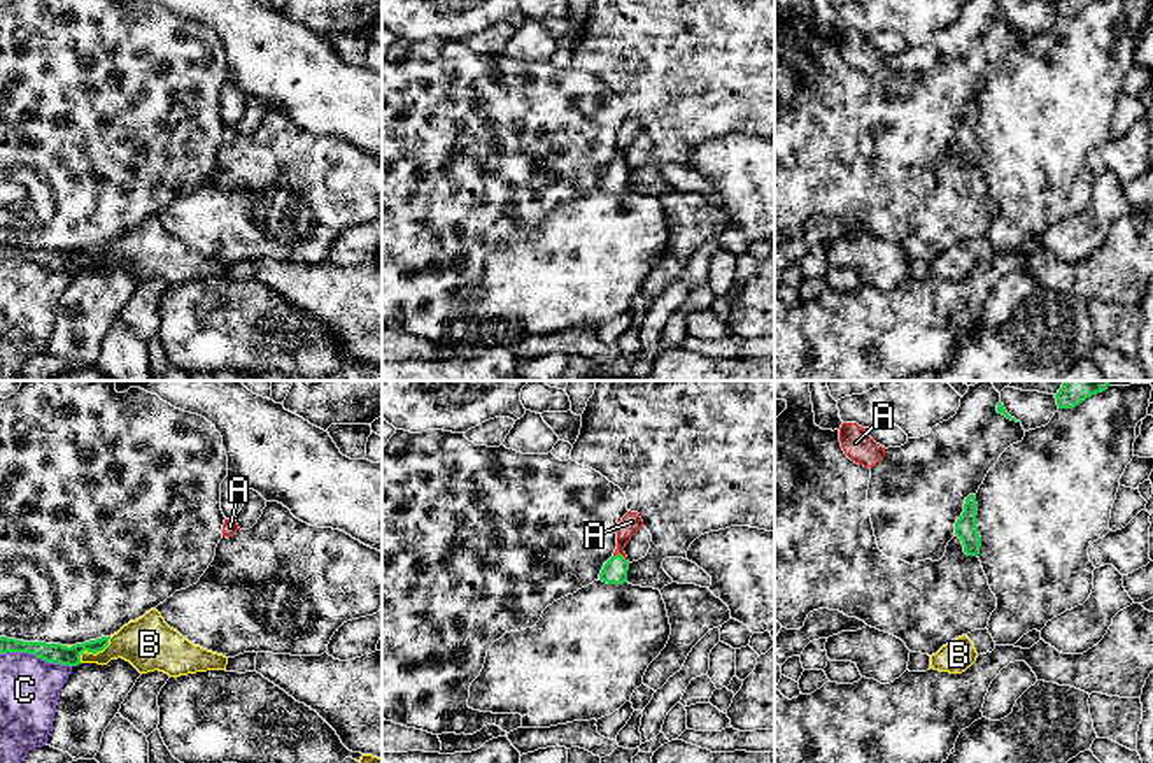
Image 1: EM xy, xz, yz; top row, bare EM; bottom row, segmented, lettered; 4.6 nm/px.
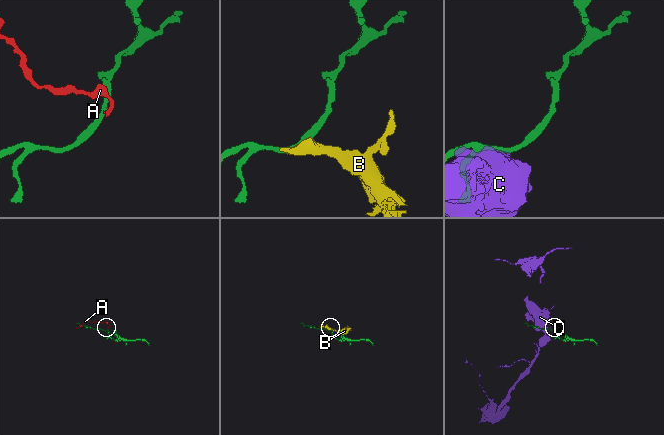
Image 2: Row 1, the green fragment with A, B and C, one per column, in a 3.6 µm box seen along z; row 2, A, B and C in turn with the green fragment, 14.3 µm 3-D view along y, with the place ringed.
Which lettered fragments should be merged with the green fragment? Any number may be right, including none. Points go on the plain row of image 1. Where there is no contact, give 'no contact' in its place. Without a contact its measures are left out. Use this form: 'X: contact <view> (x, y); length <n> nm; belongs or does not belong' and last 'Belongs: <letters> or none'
A: contact xz (621, 162); length 70 nm; belongs
B: contact xy (93, 260); length 190 nm; does not belong
C: contact xy (35, 262); length 340 nm; does not belong
Belongs: A

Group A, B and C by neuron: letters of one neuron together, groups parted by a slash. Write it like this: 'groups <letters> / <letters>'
groups A / B / C

